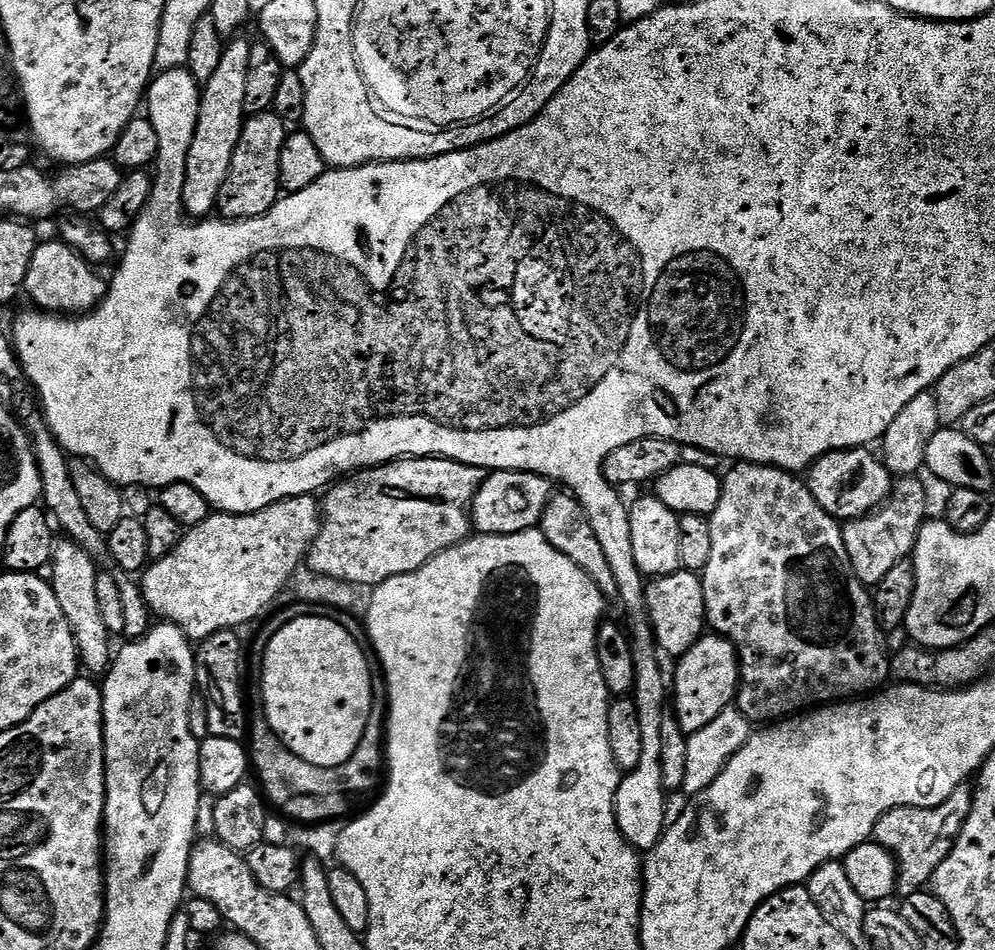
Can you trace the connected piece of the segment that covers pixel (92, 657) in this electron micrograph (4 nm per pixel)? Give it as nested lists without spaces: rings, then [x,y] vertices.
[[[61,538],[55,541],[50,565],[50,583],[58,598],[58,606],[62,606],[62,614],[66,614],[66,622],[70,622],[70,630],[76,639],[76,651],[80,663],[92,672],[107,673],[114,659],[114,648],[108,645],[110,634],[106,630],[106,622],[102,622],[102,610],[98,610],[97,583],[98,564],[86,550],[72,539]]]

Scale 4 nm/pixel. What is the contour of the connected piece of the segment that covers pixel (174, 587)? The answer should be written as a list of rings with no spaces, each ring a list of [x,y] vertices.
[[[312,494],[291,496],[289,500],[266,506],[261,512],[247,512],[241,516],[221,512],[208,516],[206,522],[187,529],[182,542],[178,542],[170,554],[161,560],[152,560],[144,569],[142,587],[145,601],[157,617],[160,615],[161,621],[176,624],[193,642],[219,632],[243,629],[243,624],[259,621],[287,589],[294,570],[305,563],[308,550],[316,541],[321,519],[321,501]]]

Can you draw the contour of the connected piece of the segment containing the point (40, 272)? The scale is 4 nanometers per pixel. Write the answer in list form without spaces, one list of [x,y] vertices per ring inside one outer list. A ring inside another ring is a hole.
[[[59,238],[49,244],[37,243],[34,258],[30,258],[30,271],[26,274],[24,292],[37,309],[53,314],[83,314],[91,312],[104,301],[109,281],[99,276],[97,269],[83,260],[70,245]]]

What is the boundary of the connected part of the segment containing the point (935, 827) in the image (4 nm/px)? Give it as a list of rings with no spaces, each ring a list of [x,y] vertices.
[[[965,782],[958,785],[954,794],[950,794],[950,798],[946,798],[946,802],[938,806],[902,806],[892,808],[886,814],[882,814],[882,818],[878,818],[874,840],[896,861],[896,892],[901,897],[927,889],[931,885],[933,874],[950,854],[970,814],[973,791],[973,785]]]

